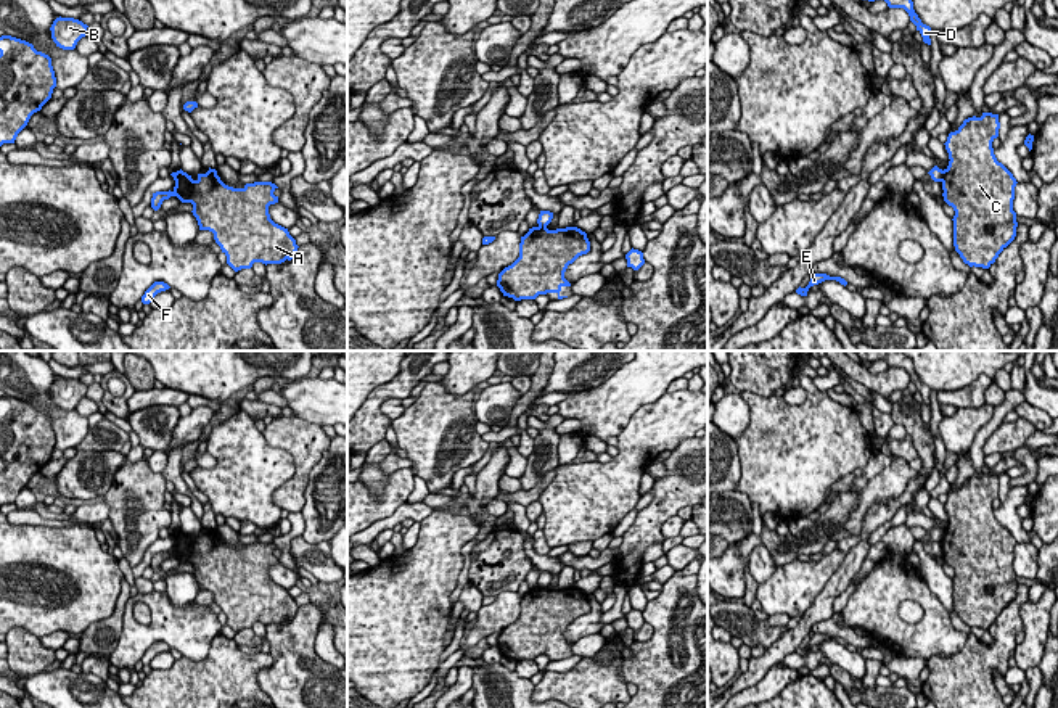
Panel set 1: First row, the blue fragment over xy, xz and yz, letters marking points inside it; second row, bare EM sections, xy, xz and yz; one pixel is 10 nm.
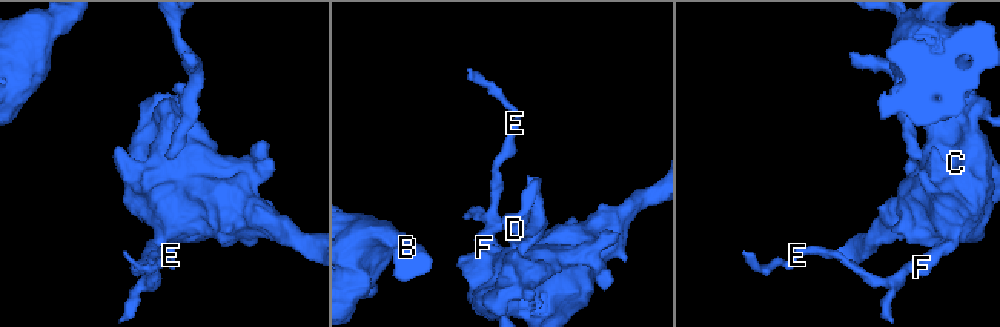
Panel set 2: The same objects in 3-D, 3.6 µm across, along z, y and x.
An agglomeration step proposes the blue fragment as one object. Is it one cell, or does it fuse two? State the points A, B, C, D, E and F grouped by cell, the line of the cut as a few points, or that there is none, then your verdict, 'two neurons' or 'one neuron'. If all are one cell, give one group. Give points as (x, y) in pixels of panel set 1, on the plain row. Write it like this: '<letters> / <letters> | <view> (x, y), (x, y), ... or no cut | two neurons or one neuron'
A C E F / B D | yz (944, 531), (941, 541) | two neurons

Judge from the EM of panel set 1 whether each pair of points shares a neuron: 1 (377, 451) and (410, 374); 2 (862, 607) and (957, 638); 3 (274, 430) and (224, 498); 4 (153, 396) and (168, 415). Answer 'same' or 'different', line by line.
1: different
2: same
3: different
4: different

